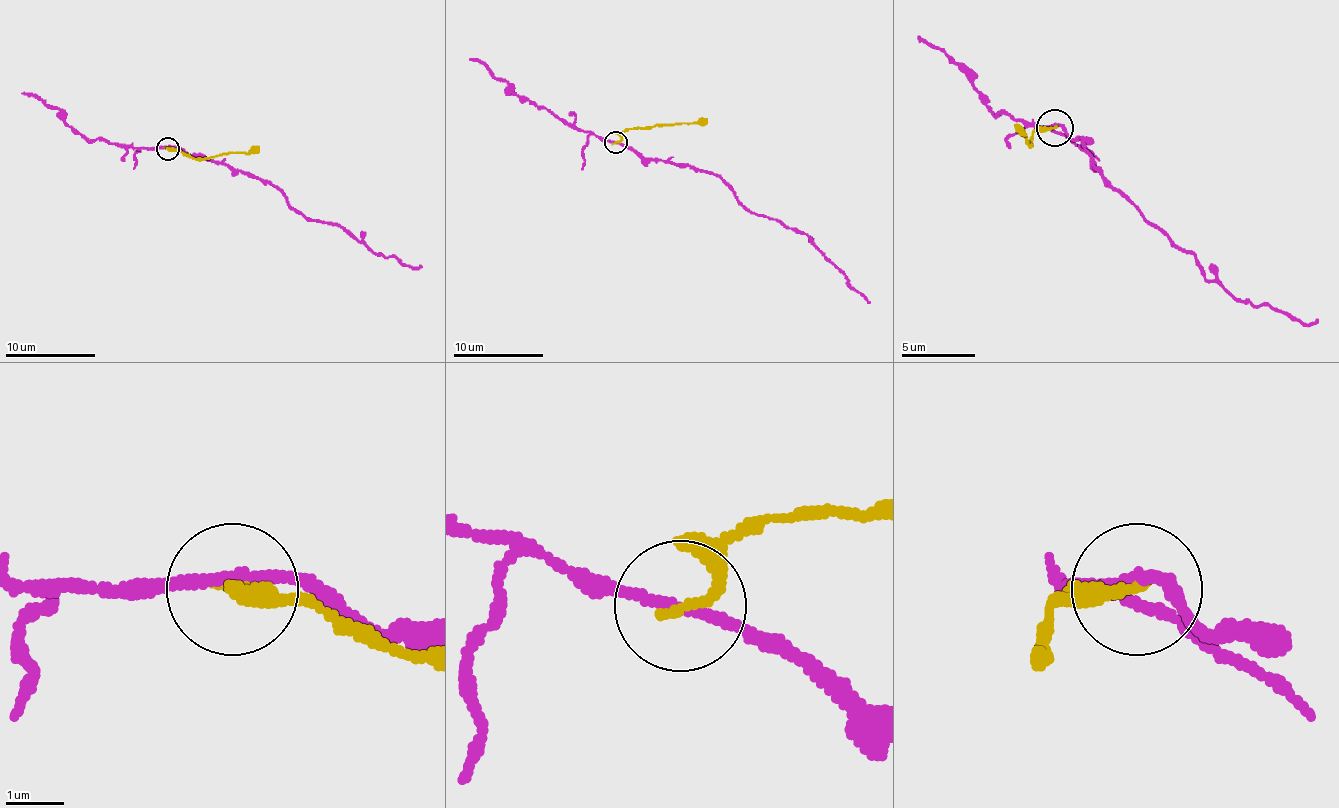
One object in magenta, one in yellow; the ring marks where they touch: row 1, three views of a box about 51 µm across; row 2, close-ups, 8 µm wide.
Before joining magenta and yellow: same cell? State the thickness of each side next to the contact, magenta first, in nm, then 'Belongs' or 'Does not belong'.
Thickness 180 nm (magenta) against 200 nm. Does not belong

